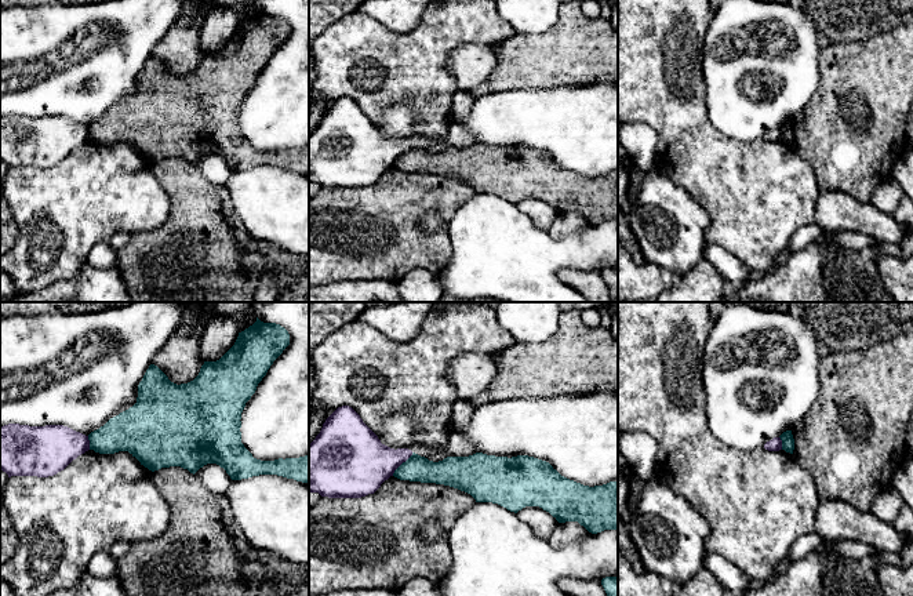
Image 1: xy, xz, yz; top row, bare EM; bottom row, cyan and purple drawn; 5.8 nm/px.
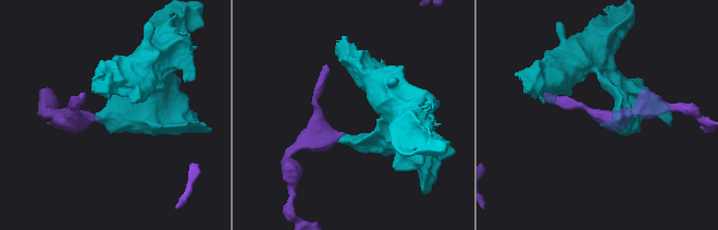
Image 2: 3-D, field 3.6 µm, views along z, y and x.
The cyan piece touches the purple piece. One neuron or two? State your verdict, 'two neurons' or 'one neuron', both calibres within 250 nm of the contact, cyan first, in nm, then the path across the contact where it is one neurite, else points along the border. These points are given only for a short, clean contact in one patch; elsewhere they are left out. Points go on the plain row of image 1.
two neurons; 150 nm thick on the cyan side, 360 nm on the other; border along xz (413, 144), (392, 166)

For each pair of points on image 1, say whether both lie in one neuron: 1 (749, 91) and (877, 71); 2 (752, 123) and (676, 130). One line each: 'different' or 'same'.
1: different
2: different

